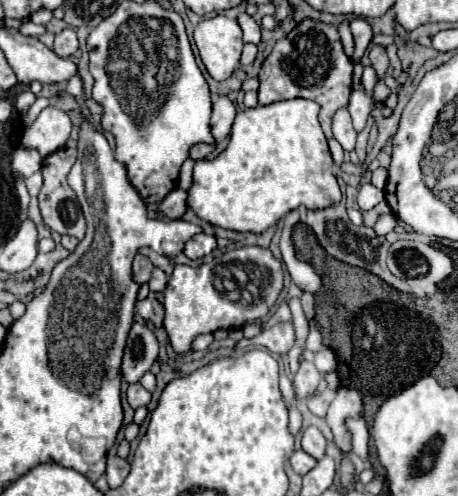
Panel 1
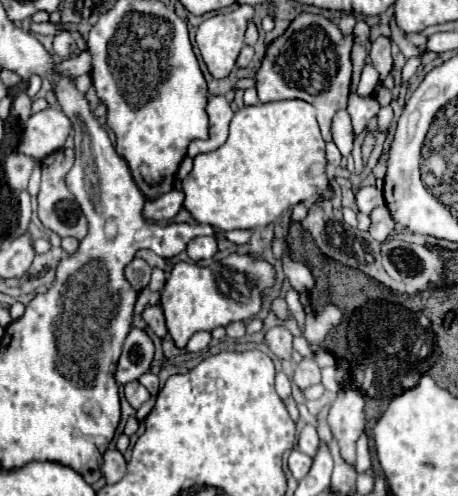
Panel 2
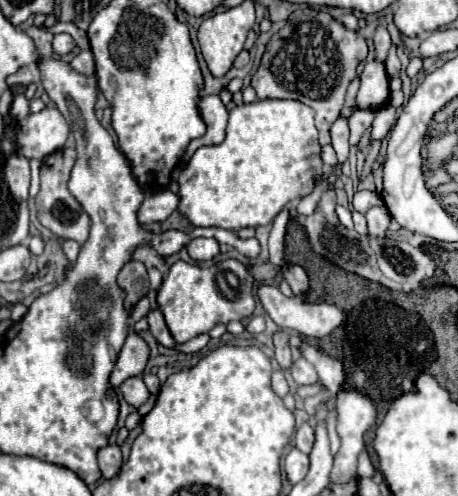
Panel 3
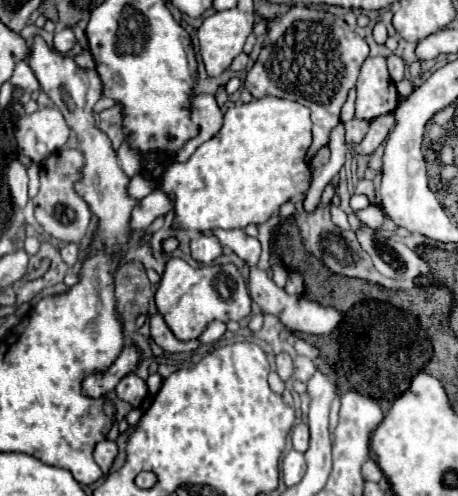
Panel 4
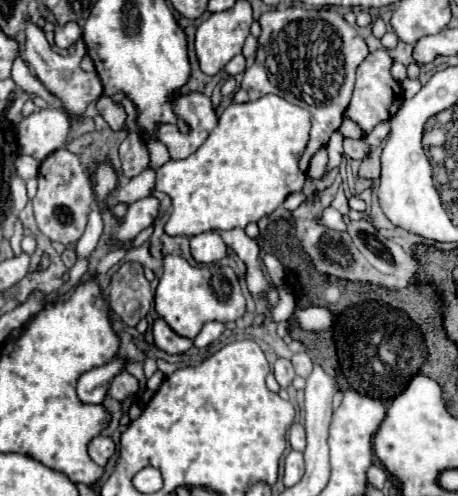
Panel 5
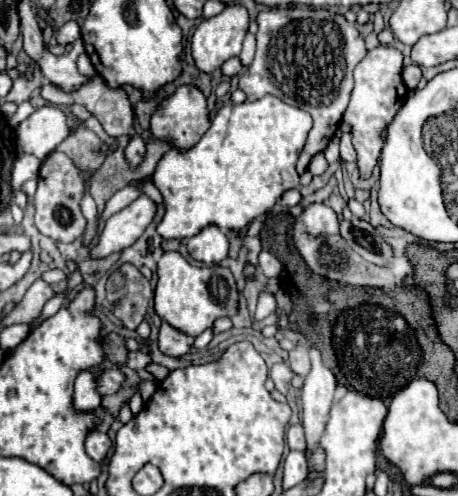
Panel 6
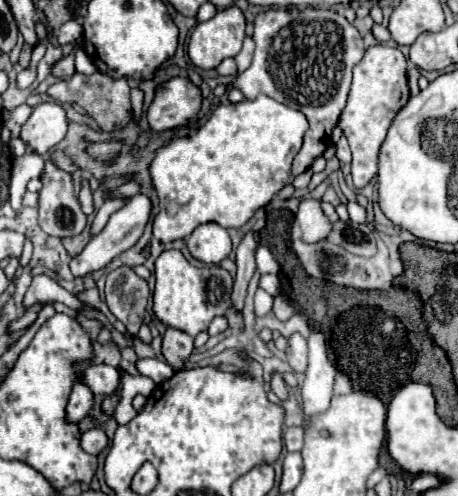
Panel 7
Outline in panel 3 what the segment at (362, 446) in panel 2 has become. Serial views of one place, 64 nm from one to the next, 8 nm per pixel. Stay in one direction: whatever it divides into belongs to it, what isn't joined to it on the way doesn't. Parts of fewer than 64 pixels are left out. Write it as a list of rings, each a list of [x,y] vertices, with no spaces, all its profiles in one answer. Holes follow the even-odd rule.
[[[364,452],[364,454],[360,456],[360,462],[358,462],[358,474],[360,474],[362,478],[372,478],[372,476],[376,474],[376,468],[372,466],[372,462],[370,462],[370,458],[368,458],[368,452]]]

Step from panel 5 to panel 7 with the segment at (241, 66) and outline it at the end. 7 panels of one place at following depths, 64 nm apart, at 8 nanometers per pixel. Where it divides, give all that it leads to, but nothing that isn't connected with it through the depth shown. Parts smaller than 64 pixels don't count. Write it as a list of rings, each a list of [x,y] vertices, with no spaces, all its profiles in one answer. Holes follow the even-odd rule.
[[[226,58],[226,60],[222,60],[218,66],[216,66],[216,72],[220,74],[220,76],[236,76],[236,62],[234,62],[234,58]]]

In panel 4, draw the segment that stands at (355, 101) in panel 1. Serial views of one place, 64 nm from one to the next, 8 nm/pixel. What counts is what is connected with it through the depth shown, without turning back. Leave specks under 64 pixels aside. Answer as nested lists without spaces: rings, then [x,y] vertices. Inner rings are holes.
[[[352,118],[350,122],[344,122],[344,130],[346,130],[346,142],[360,142],[364,138],[364,134],[368,132],[368,122]]]

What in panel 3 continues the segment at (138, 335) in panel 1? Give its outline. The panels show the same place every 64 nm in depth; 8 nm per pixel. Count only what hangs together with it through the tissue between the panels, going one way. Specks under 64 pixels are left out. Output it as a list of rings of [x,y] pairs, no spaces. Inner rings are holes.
[[[130,332],[118,354],[118,362],[110,374],[110,386],[118,388],[126,378],[140,376],[148,362],[148,356],[150,356],[150,350],[146,342],[136,332]]]

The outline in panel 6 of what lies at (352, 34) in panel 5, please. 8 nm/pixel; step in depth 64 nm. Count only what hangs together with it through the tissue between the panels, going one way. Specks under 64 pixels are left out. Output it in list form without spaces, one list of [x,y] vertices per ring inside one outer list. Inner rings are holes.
[[[270,8],[260,12],[256,22],[256,56],[254,62],[240,74],[238,86],[246,92],[248,100],[272,94],[312,116],[314,126],[308,132],[306,146],[296,162],[296,172],[304,174],[312,156],[328,146],[340,126],[354,86],[352,70],[366,56],[364,38],[342,14],[334,14],[326,8]]]

